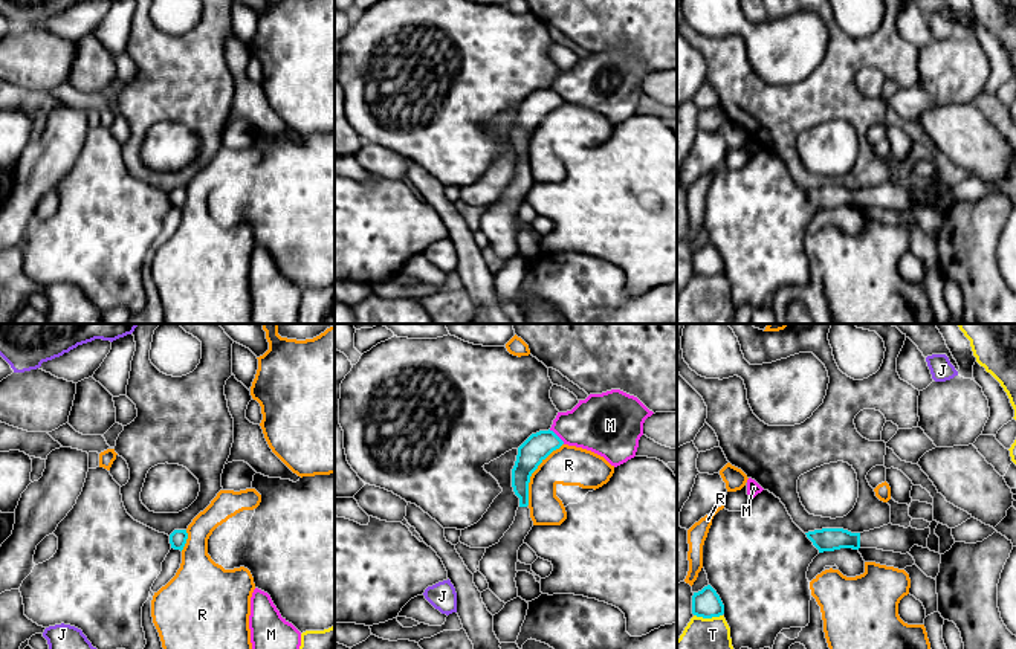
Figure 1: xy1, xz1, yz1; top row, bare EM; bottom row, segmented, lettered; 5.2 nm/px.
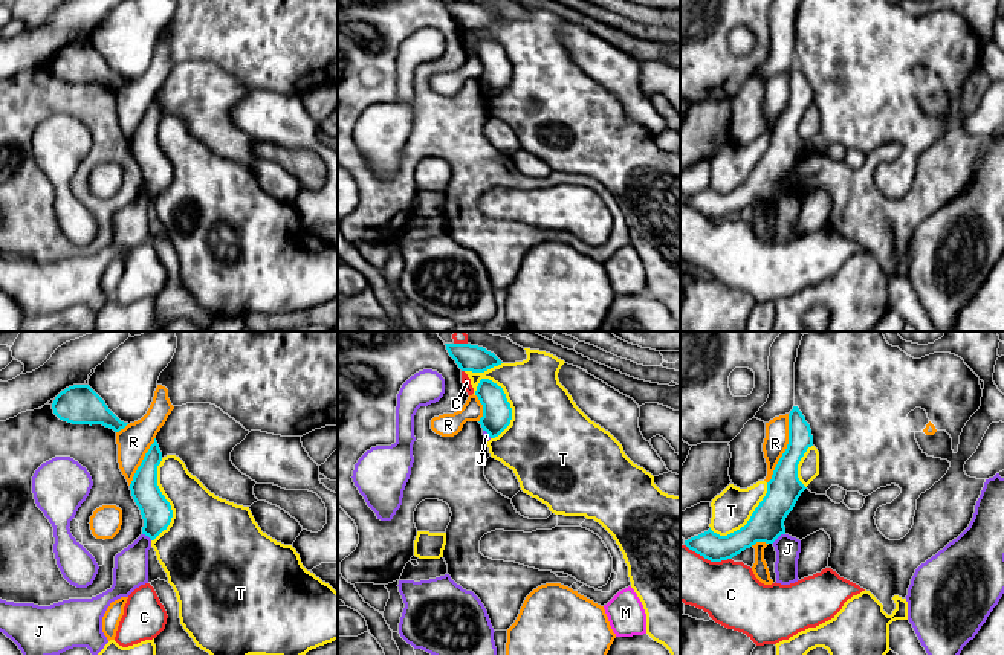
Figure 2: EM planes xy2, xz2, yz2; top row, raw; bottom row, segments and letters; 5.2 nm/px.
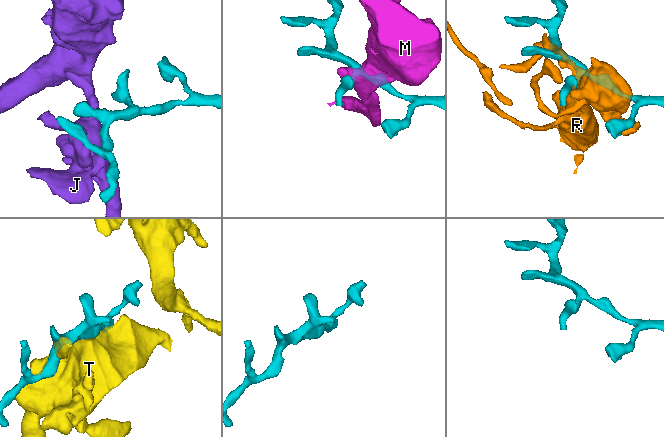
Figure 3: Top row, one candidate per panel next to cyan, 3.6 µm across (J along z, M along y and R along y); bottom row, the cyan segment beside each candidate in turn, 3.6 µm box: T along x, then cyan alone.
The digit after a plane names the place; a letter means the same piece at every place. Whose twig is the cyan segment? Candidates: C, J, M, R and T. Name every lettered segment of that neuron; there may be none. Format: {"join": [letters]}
{"join": []}

